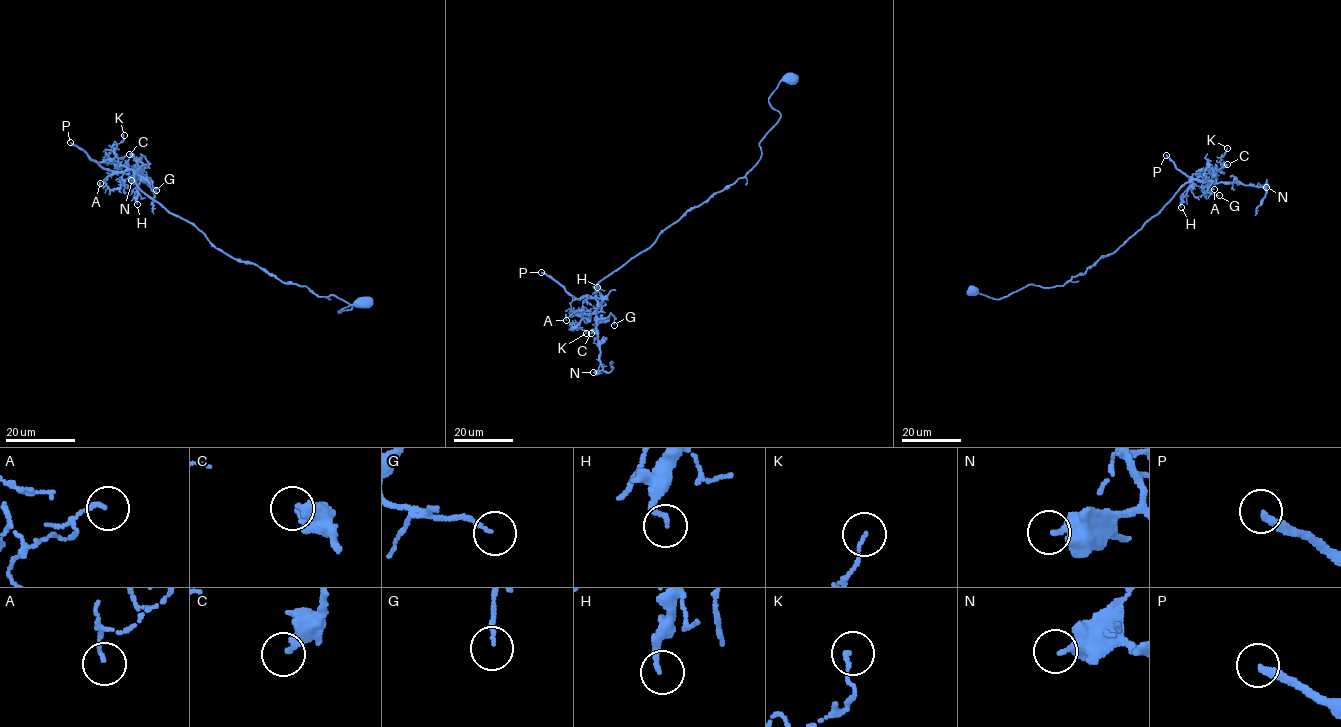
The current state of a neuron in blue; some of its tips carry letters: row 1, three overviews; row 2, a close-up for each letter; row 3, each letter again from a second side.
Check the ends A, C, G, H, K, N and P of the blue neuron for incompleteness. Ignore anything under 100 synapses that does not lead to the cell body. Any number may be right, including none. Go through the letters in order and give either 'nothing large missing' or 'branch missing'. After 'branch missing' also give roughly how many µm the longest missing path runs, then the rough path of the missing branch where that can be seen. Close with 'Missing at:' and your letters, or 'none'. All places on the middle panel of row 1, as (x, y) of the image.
A: nothing large missing
C: nothing large missing
G: nothing large missing
H: nothing large missing
K: nothing large missing
N: nothing large missing
P: branch missing; missing 70 µm; course (541, 272), (521, 260), (479, 217), (466, 216), (461, 224), (458, 221), (471, 209), (470, 197), (474, 195)
Missing at: P

